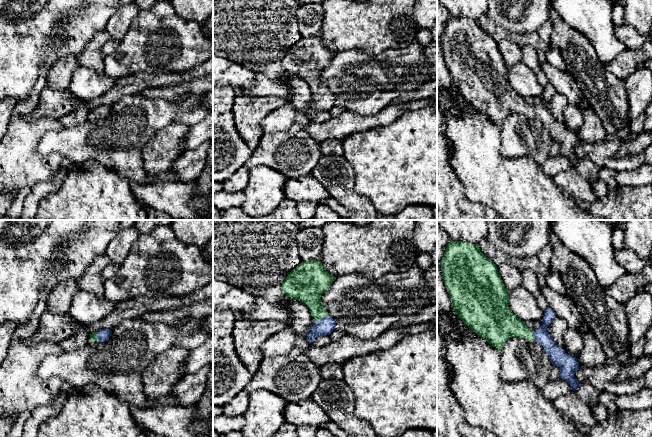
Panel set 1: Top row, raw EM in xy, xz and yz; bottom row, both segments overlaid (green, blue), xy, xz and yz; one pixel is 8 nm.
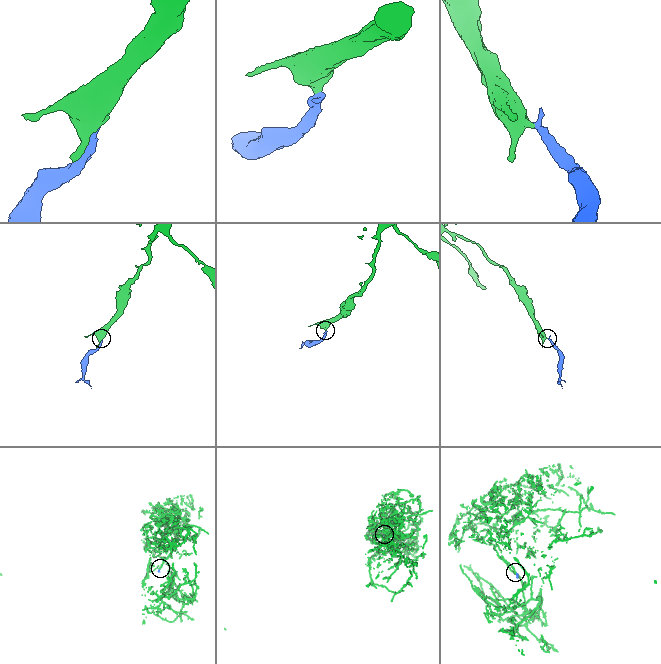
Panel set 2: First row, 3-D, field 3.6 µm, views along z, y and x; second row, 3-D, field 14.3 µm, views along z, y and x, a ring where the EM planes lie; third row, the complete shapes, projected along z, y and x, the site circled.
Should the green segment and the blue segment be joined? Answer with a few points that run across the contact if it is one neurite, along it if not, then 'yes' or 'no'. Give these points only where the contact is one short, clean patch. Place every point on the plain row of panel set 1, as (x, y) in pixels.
line xz (309, 65), (313, 78), (322, 93), (325, 102); yes

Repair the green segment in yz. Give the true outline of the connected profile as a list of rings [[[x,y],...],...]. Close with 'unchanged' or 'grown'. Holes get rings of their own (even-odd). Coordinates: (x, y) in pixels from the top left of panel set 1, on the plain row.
[[[451,16],[440,37],[440,42],[453,85],[466,102],[479,113],[485,114],[499,127],[512,113],[537,118],[549,132],[551,139],[560,144],[560,154],[567,157],[573,167],[576,166],[580,158],[574,153],[574,150],[579,139],[576,133],[567,130],[564,125],[560,124],[546,106],[556,93],[556,89],[550,83],[544,87],[540,104],[534,107],[528,104],[525,98],[517,94],[511,87],[509,68],[505,64],[498,44],[491,35],[481,28],[479,21],[470,20],[467,17]]] | grown

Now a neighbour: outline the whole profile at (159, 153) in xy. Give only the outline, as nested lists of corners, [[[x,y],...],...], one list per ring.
[[[171,123],[157,132],[142,148],[143,166],[150,180],[156,180],[156,176],[163,172],[170,172],[174,161],[185,151],[182,147],[190,125],[184,123]]]

